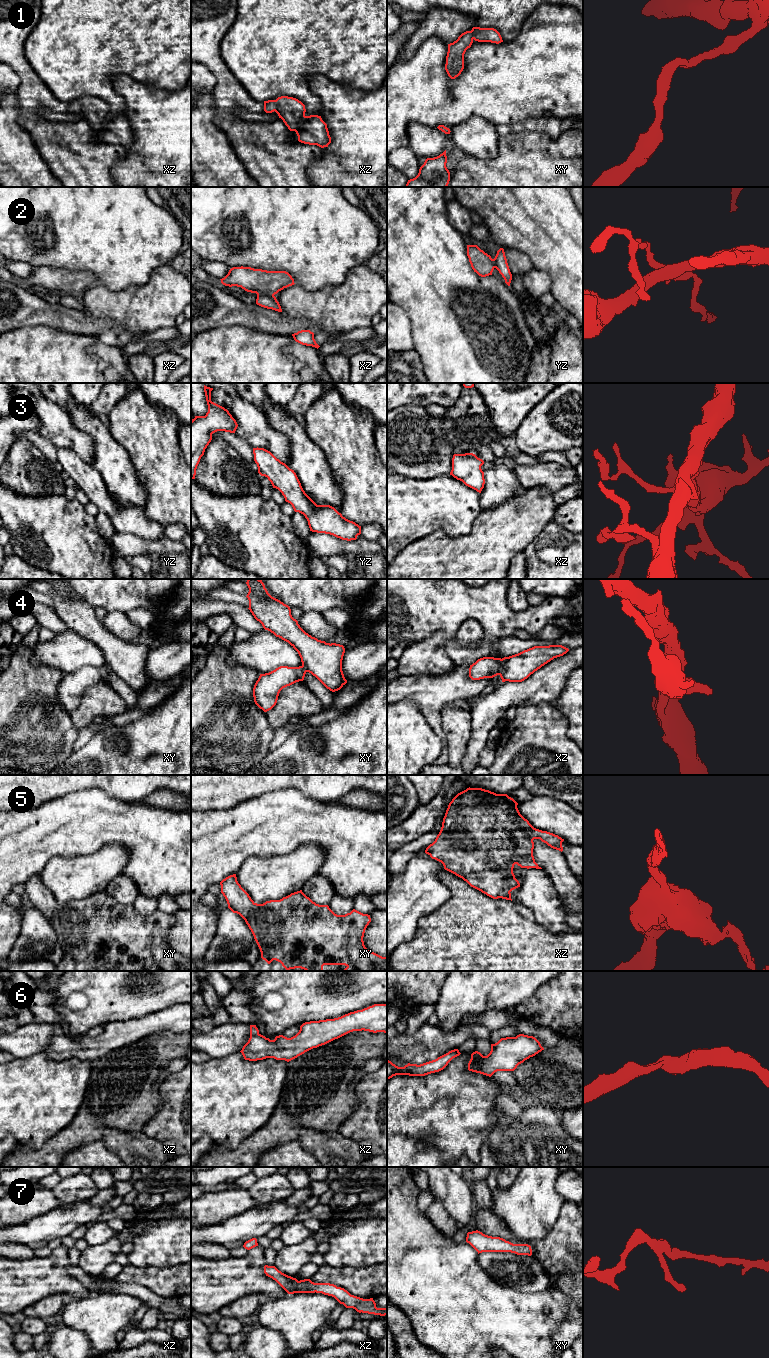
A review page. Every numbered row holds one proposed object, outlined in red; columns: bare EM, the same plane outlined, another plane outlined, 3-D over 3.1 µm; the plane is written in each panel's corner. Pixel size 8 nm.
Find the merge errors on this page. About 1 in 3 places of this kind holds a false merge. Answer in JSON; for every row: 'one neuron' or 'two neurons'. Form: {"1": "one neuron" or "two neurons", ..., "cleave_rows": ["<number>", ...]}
{"1": "one neuron", "2": "two neurons", "3": "one neuron", "4": "two neurons", "5": "one neuron", "6": "one neuron", "7": "one neuron", "cleave_rows": ["2", "4"]}

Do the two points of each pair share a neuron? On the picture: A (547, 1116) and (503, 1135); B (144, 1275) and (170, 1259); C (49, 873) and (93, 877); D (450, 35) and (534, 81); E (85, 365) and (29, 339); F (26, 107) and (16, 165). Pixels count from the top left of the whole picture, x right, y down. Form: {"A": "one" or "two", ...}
{"A": "one", "B": "two", "C": "one", "D": "two", "E": "one", "F": "two"}

